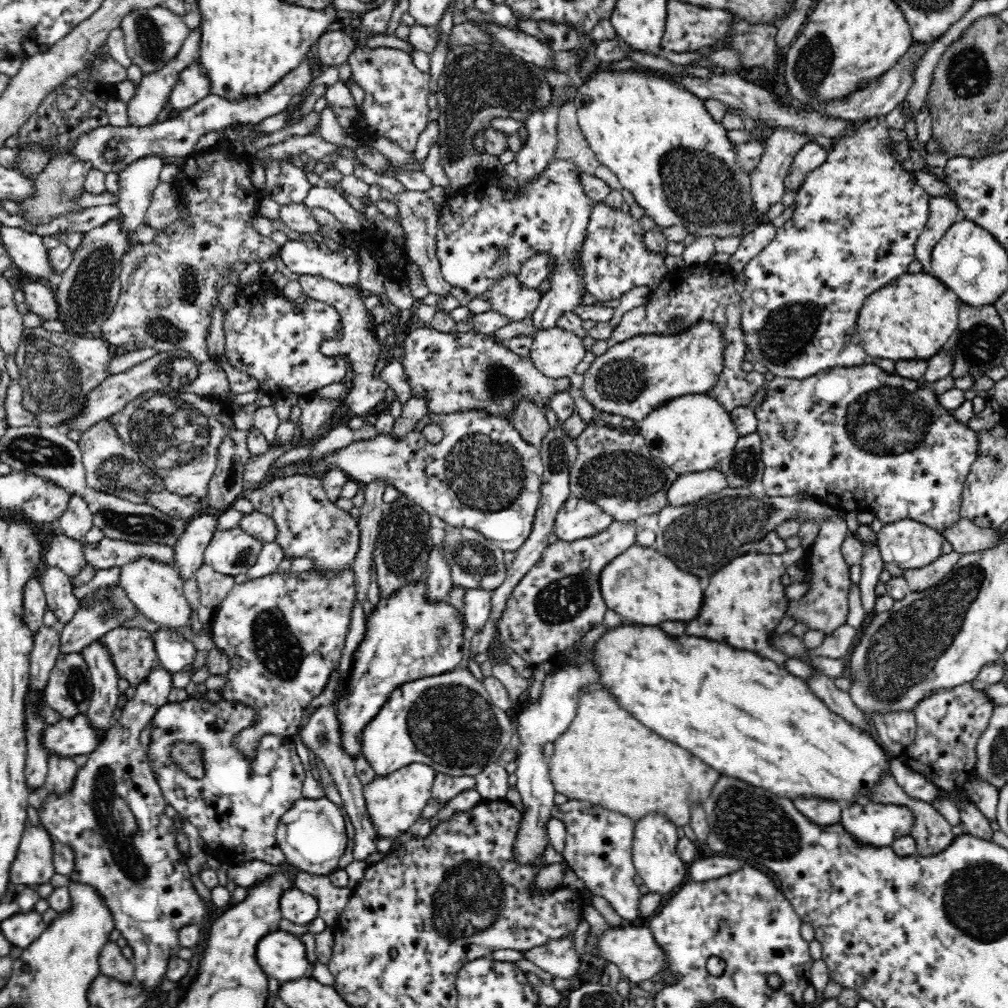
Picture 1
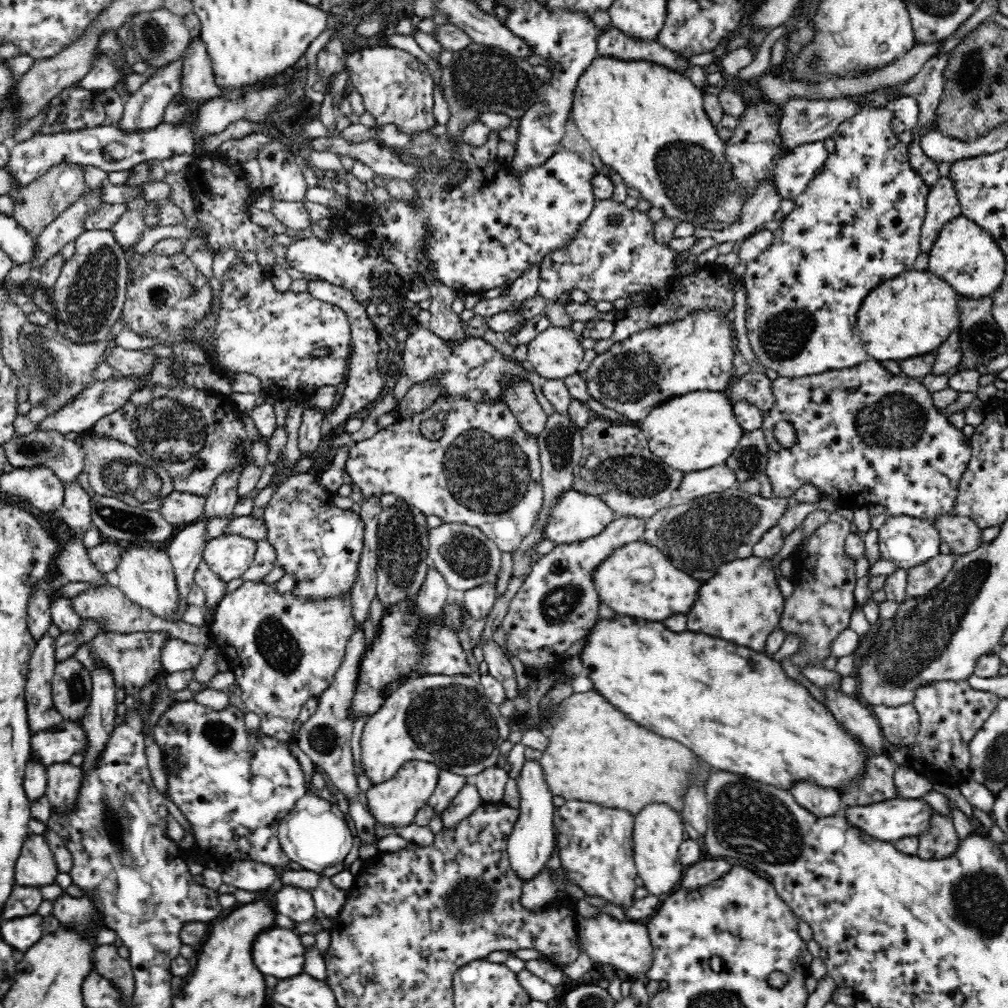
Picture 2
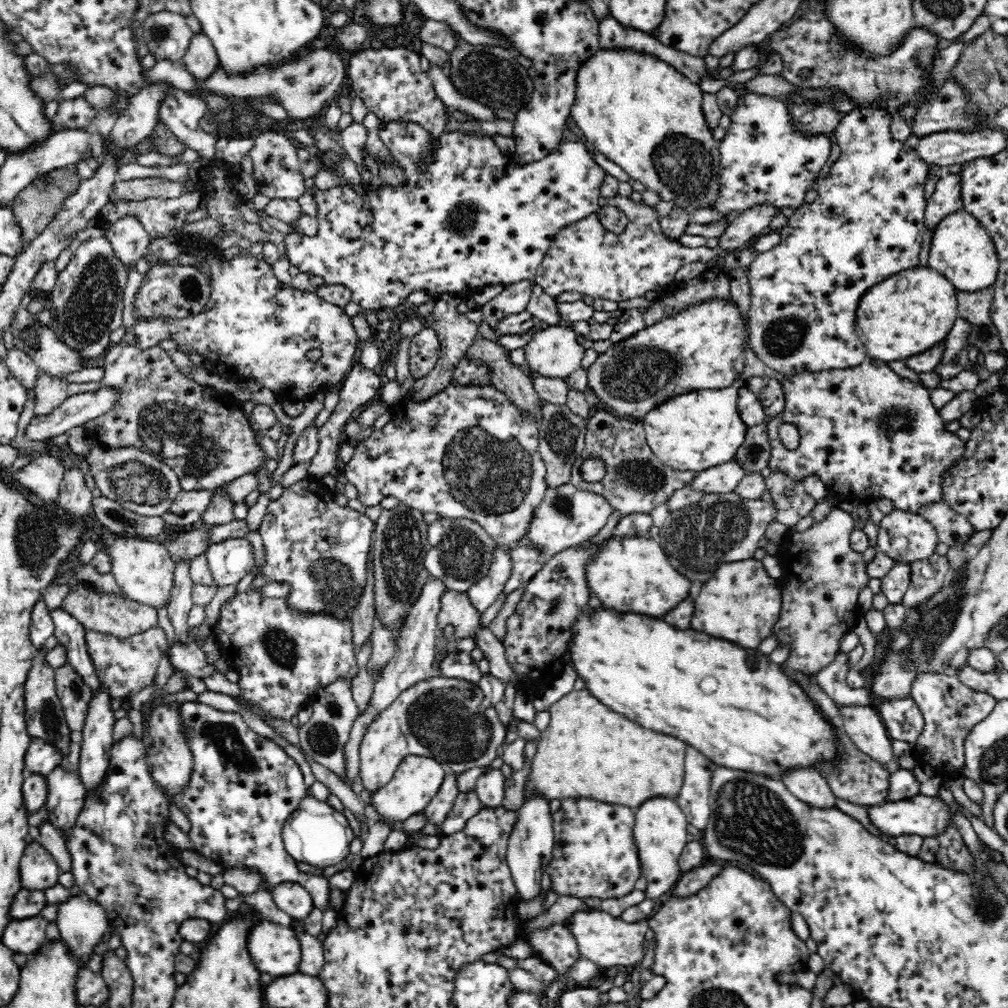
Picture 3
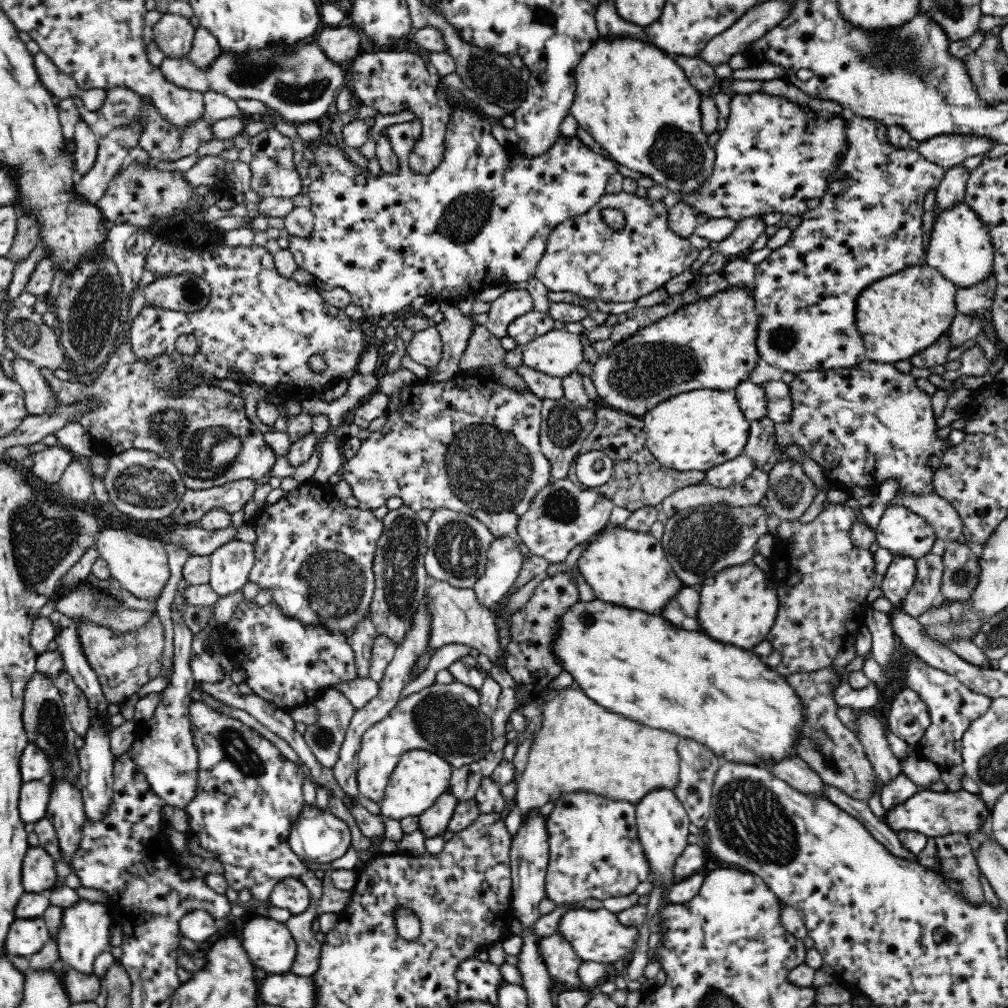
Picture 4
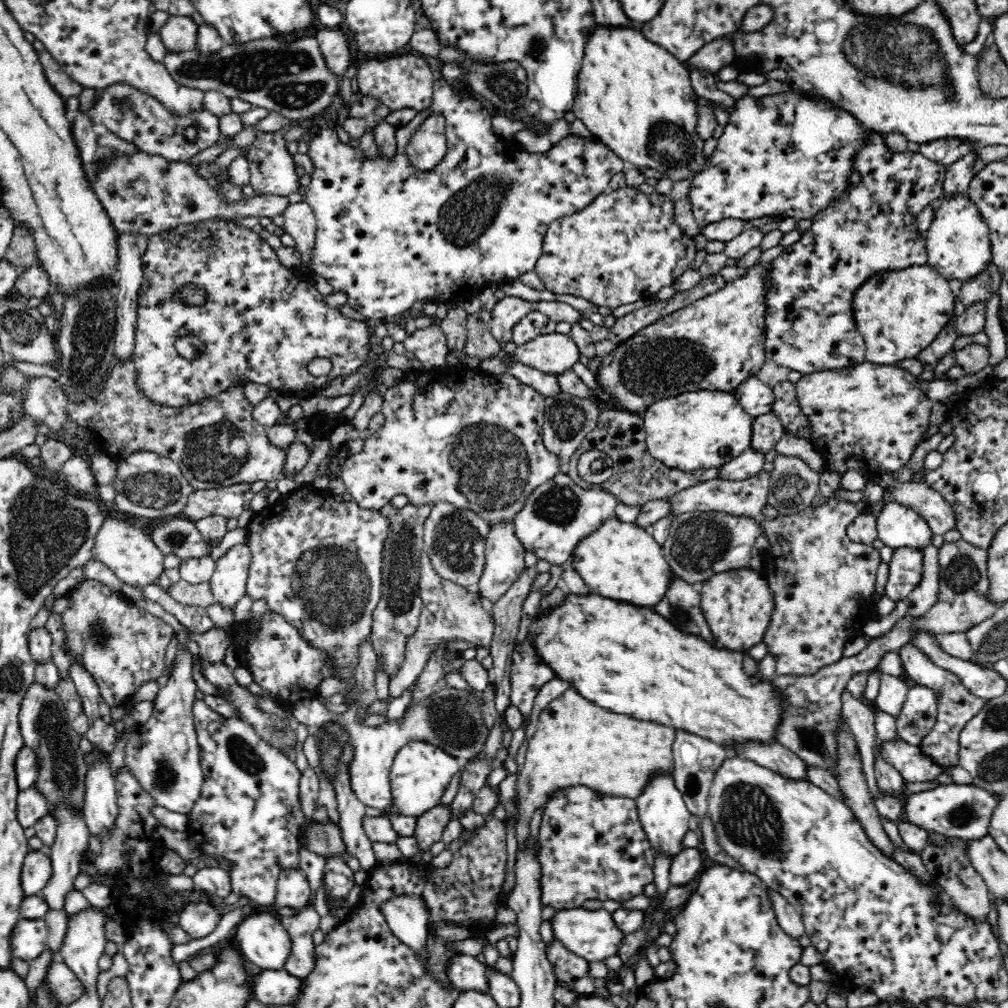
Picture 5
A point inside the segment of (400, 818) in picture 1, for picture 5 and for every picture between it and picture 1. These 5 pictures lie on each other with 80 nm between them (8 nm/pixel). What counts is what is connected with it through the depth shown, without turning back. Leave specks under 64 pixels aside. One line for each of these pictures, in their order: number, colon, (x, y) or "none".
2: (394, 803)
3: (417, 779)
4: (419, 778)
5: (420, 773)

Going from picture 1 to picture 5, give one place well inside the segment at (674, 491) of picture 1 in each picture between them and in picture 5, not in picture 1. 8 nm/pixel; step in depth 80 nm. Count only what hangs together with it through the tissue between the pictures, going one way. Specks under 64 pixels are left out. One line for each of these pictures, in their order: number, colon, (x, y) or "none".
2: (697, 484)
3: (724, 478)
4: (734, 472)
5: (747, 465)

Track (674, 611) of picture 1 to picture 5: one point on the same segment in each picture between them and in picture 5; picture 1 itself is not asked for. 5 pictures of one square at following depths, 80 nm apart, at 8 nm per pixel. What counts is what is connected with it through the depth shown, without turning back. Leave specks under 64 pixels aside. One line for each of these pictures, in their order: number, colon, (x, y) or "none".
2: (639, 580)
3: (635, 575)
4: (627, 569)
5: (622, 562)

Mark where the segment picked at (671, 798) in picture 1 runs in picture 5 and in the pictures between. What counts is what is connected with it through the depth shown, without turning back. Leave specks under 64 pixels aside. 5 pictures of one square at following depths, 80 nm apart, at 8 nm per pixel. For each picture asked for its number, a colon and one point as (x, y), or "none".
2: (596, 754)
3: (587, 751)
4: (582, 747)
5: (577, 743)

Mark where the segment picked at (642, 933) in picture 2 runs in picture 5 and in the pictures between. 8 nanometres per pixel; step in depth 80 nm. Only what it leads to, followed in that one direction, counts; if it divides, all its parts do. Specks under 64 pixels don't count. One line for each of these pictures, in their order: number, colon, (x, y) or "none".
3: (607, 941)
4: (597, 935)
5: (591, 934)

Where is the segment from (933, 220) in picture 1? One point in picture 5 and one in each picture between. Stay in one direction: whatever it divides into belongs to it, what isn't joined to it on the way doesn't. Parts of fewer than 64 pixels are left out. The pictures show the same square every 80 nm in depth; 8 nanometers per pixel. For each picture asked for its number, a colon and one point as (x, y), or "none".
2: (942, 205)
3: (946, 199)
4: (950, 192)
5: (957, 179)

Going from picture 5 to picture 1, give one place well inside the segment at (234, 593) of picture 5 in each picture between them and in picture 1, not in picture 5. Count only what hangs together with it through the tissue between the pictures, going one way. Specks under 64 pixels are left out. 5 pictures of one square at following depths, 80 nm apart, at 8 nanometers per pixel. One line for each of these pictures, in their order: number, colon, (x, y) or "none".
1: (233, 551)
2: (229, 556)
3: (229, 560)
4: (230, 564)

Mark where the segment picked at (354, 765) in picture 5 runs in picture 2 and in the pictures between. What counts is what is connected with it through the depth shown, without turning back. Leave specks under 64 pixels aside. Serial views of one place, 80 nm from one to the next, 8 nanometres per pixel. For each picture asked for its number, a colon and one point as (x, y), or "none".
2: (448, 721)
3: (447, 719)
4: (445, 719)

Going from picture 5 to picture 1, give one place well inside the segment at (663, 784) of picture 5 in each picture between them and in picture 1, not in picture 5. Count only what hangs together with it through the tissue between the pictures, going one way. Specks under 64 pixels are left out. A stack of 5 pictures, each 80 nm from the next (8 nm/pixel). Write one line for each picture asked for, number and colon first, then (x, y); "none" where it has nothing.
1: (655, 858)
2: (658, 832)
3: (660, 834)
4: (662, 822)

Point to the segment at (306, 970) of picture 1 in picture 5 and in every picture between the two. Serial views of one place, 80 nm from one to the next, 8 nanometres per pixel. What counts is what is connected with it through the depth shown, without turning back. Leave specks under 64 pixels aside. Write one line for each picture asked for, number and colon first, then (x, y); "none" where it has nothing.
2: (278, 952)
3: (275, 949)
4: (269, 944)
5: (262, 938)

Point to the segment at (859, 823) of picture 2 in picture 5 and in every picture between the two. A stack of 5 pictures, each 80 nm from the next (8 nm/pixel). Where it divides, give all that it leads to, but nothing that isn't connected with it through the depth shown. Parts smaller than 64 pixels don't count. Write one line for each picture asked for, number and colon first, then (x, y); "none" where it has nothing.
3: (921, 815)
4: (933, 814)
5: (962, 811)

